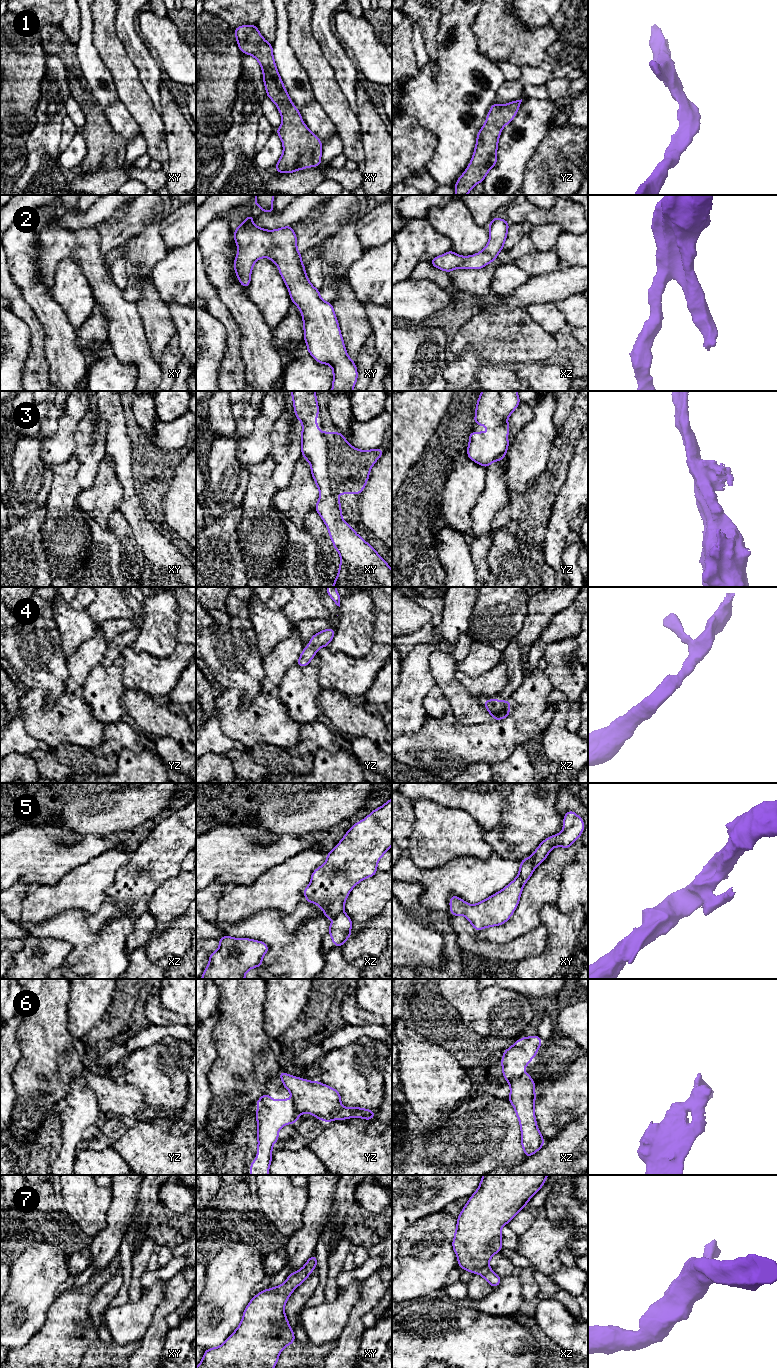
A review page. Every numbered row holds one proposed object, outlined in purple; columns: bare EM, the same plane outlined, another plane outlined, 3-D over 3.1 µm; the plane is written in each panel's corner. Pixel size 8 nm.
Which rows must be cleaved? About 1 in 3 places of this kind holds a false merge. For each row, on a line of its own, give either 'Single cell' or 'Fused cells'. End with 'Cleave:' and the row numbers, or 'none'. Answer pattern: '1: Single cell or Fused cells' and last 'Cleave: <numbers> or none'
1: Single cell
2: Single cell
3: Single cell
4: Single cell
5: Fused cells
6: Fused cells
7: Single cell
Cleave: 5, 6

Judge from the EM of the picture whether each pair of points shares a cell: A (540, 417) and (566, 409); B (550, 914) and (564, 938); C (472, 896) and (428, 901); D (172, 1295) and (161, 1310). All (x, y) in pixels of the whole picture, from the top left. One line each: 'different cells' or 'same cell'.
A: different cells
B: same cell
C: same cell
D: same cell

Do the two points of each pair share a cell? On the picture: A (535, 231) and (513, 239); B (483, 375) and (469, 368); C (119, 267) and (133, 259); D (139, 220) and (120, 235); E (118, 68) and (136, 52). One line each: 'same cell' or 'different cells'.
A: same cell
B: different cells
C: different cells
D: same cell
E: different cells

